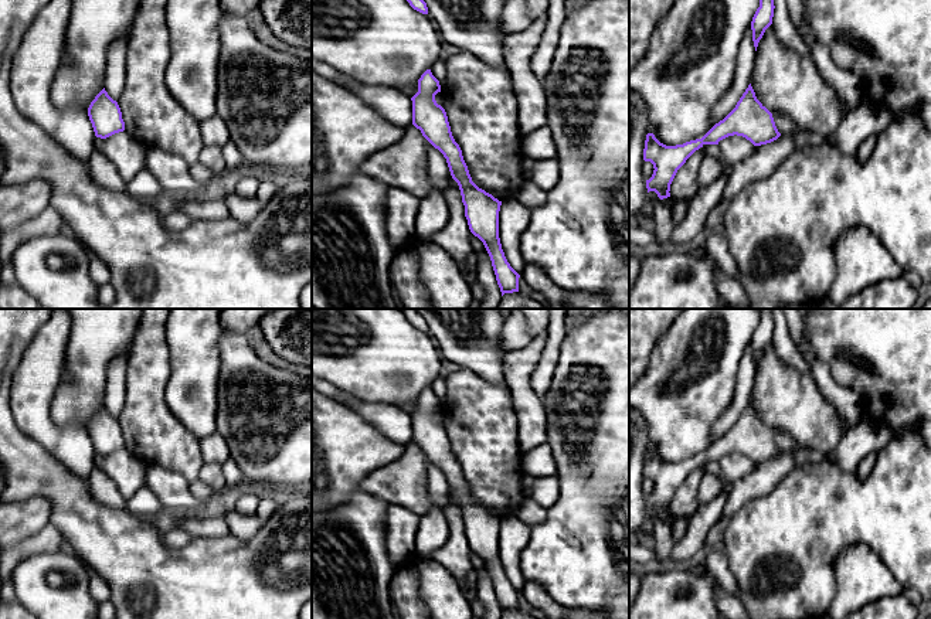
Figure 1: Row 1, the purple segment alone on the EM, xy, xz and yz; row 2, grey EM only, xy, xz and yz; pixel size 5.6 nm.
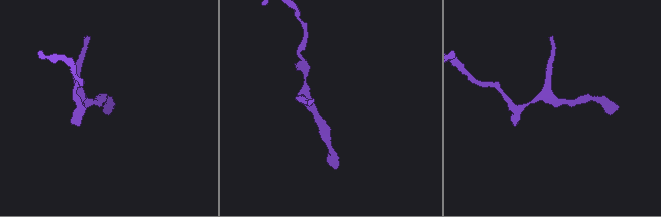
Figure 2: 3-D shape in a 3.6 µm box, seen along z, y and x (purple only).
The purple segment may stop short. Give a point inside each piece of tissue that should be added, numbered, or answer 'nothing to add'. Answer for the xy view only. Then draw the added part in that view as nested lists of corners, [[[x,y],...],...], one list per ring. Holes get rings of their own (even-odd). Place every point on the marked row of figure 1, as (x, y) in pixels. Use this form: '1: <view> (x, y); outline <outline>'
nothing to add

